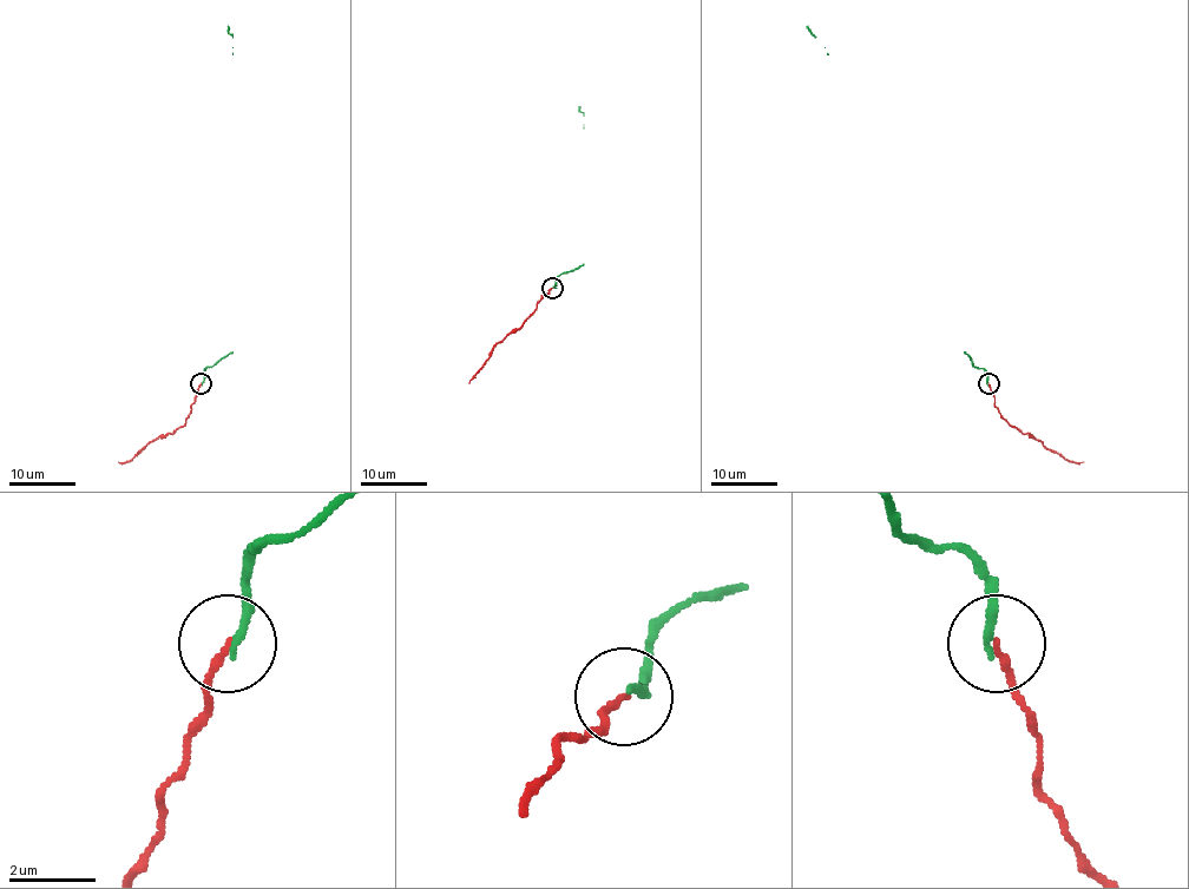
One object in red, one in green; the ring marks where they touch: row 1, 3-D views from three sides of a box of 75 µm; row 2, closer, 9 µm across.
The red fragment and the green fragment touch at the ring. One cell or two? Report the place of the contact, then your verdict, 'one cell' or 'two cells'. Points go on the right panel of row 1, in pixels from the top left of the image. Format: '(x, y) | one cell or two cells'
(989, 383) | two cells

